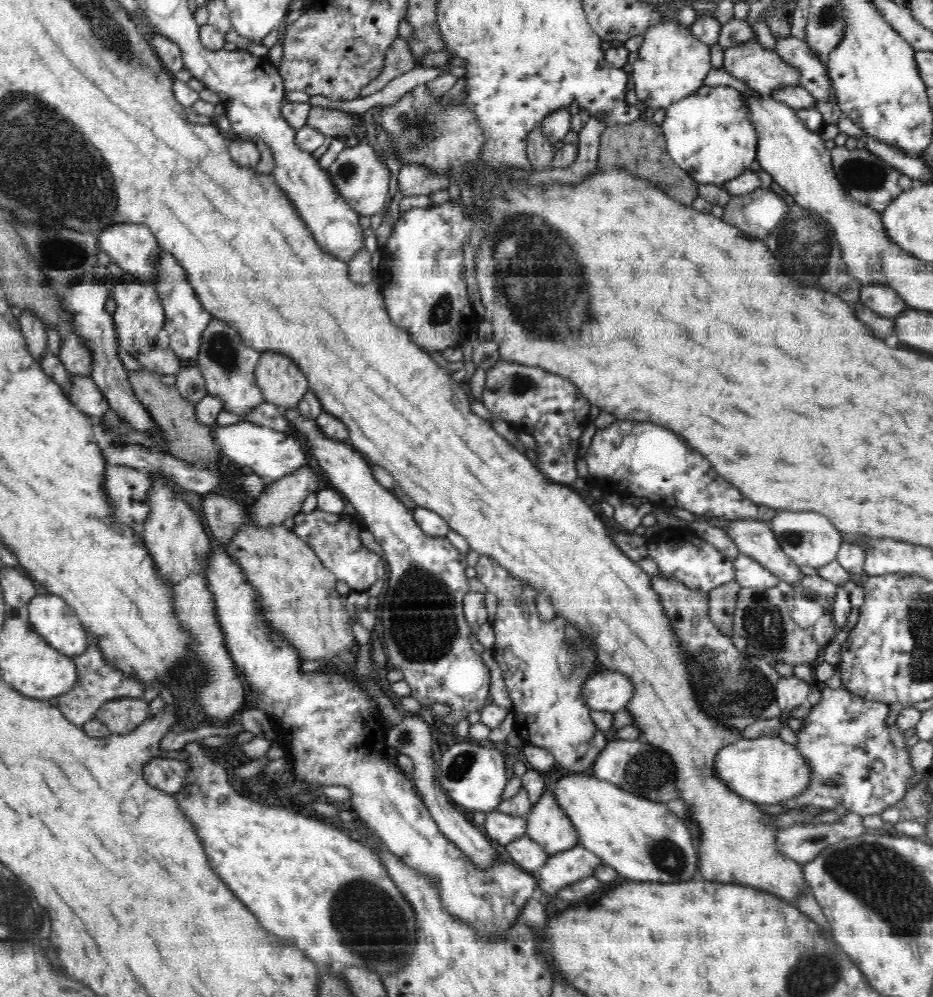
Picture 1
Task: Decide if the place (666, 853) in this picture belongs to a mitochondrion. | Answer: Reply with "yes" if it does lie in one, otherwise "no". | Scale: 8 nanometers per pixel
yes

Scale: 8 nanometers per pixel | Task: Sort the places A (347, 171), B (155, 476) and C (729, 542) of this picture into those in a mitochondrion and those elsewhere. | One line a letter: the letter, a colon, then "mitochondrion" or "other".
A: mitochondrion
B: other
C: other

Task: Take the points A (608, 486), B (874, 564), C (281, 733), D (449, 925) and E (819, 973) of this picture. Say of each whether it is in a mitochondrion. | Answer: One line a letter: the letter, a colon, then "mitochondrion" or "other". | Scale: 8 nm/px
A: other
B: other
C: other
D: other
E: mitochondrion

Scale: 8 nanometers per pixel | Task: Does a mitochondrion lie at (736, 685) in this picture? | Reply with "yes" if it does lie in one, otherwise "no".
yes

